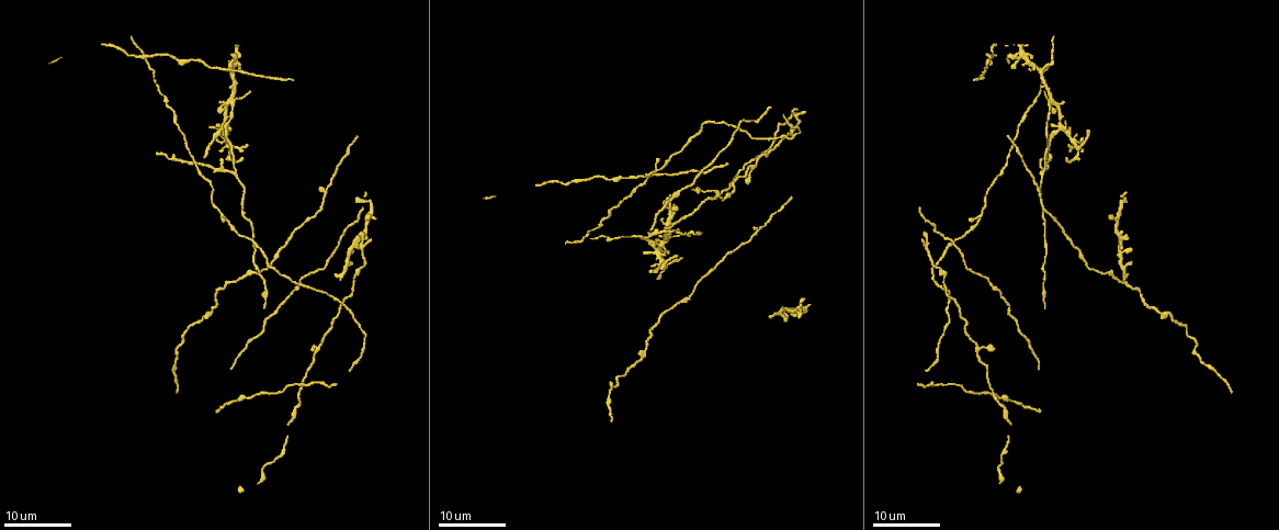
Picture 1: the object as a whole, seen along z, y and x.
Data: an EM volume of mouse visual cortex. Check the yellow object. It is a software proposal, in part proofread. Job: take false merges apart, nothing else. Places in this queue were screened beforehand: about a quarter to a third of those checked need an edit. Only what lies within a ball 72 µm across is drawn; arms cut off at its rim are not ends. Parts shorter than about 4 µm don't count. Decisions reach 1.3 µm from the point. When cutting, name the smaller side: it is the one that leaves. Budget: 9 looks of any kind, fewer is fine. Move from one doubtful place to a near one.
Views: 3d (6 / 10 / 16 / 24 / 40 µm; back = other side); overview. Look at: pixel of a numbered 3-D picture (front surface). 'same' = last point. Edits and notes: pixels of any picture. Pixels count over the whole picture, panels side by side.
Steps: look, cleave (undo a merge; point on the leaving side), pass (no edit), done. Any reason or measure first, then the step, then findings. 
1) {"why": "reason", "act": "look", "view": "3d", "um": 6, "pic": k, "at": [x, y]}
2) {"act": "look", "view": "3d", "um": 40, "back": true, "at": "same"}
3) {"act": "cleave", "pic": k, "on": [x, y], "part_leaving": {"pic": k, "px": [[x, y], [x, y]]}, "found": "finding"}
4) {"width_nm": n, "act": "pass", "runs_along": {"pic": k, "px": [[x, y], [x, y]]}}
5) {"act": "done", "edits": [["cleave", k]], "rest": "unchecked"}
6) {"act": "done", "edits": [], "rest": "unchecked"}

{"why": "calibre changes", "act": "look", "view": "3d", "um": 24, "pic": 1, "at": [1007, 419]}

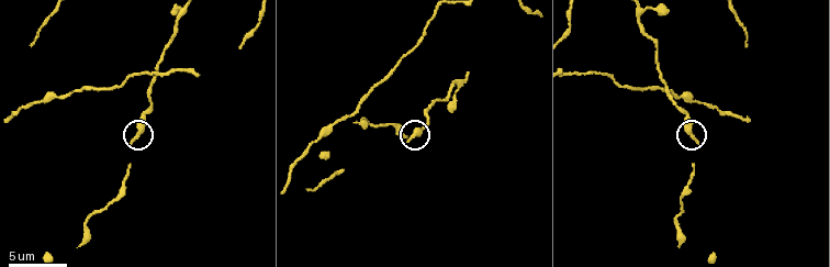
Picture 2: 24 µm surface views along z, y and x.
{"act": "look", "view": "3d", "um": 6, "pic": 2, "at": [692, 138]}

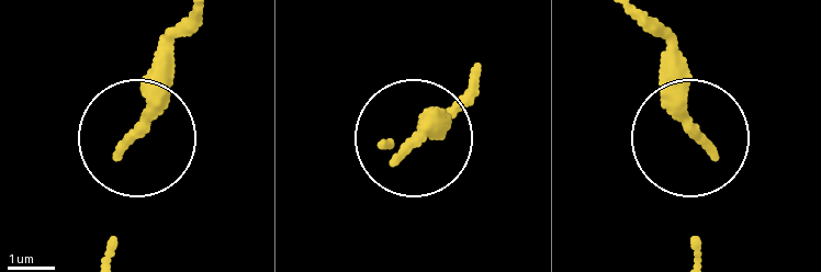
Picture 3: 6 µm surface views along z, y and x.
{"act": "pass", "runs_along": {"pic": 3, "px": [[641, 21], [700, 150], [700, 257]]}, "found": "continuous, no second neuron"}

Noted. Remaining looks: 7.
{"act": "look", "view": "3d", "um": 16, "pic": 1, "at": [286, 247]}

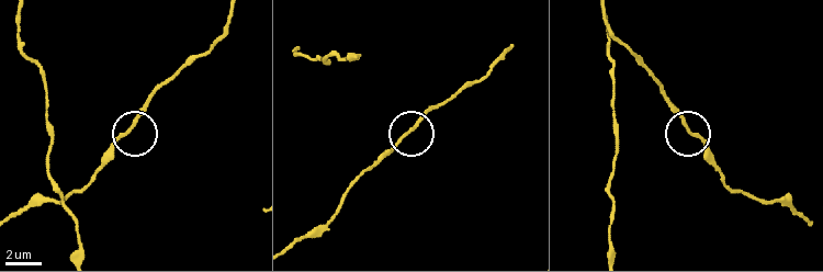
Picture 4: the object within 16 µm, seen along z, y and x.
{"why": "zoom in", "act": "look", "view": "3d", "um": 6, "pic": 4, "at": [132, 130]}

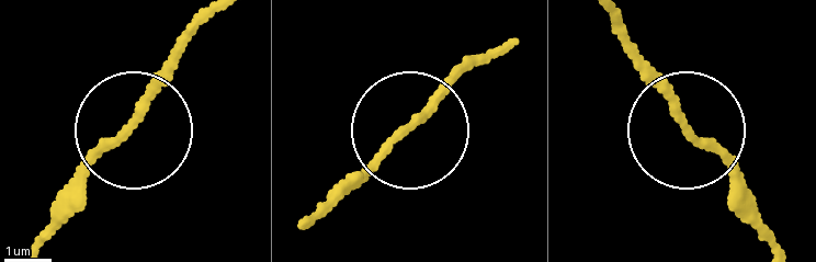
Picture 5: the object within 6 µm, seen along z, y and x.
{"act": "pass", "found": "one neuron here"}

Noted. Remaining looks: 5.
{"why": "arms run side by side", "act": "look", "view": "3d", "um": 16, "pic": 1, "at": [658, 251]}

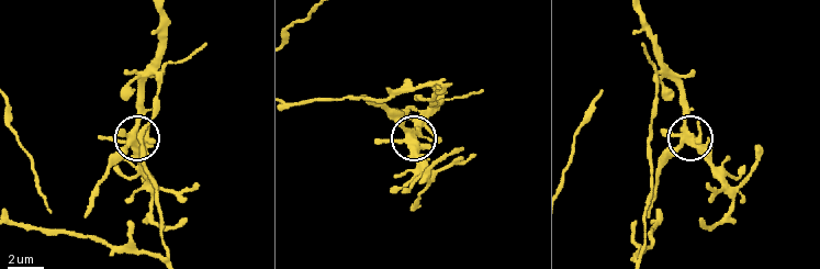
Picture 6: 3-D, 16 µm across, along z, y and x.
{"why": "closer look", "act": "look", "view": "3d", "um": 10, "pic": 6, "at": [690, 143]}

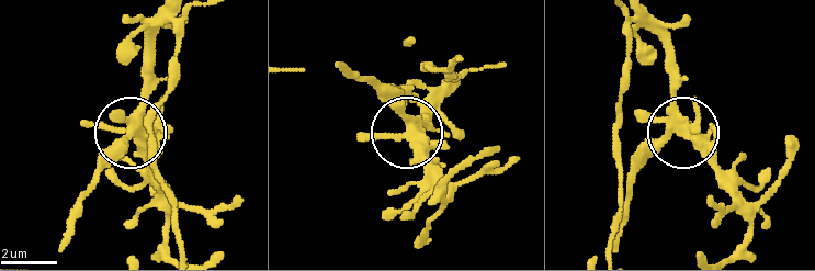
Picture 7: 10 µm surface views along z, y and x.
{"why": "other side", "act": "look", "view": "3d", "um": 10, "back": true, "pic": 7, "at": [679, 129]}

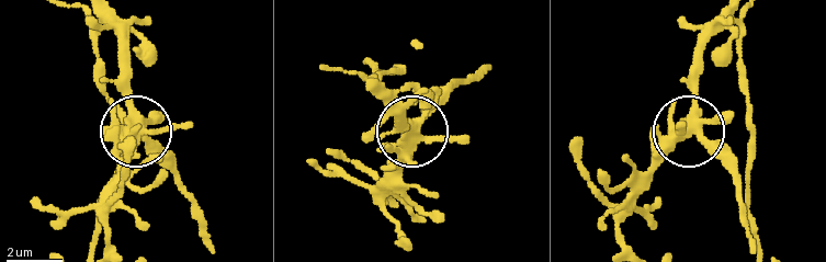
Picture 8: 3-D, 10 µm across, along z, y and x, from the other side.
{"width_nm": 380, "act": "cleave", "pic": 8, "on": [174, 161], "part_leaving": {"pic": 8, "px": [[148, 140], [179, 181], [210, 249]]}, "found": "two neurons meet here"}

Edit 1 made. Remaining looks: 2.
{"act": "done", "edits": [["cleave", 8]], "rest": "unchecked"}

